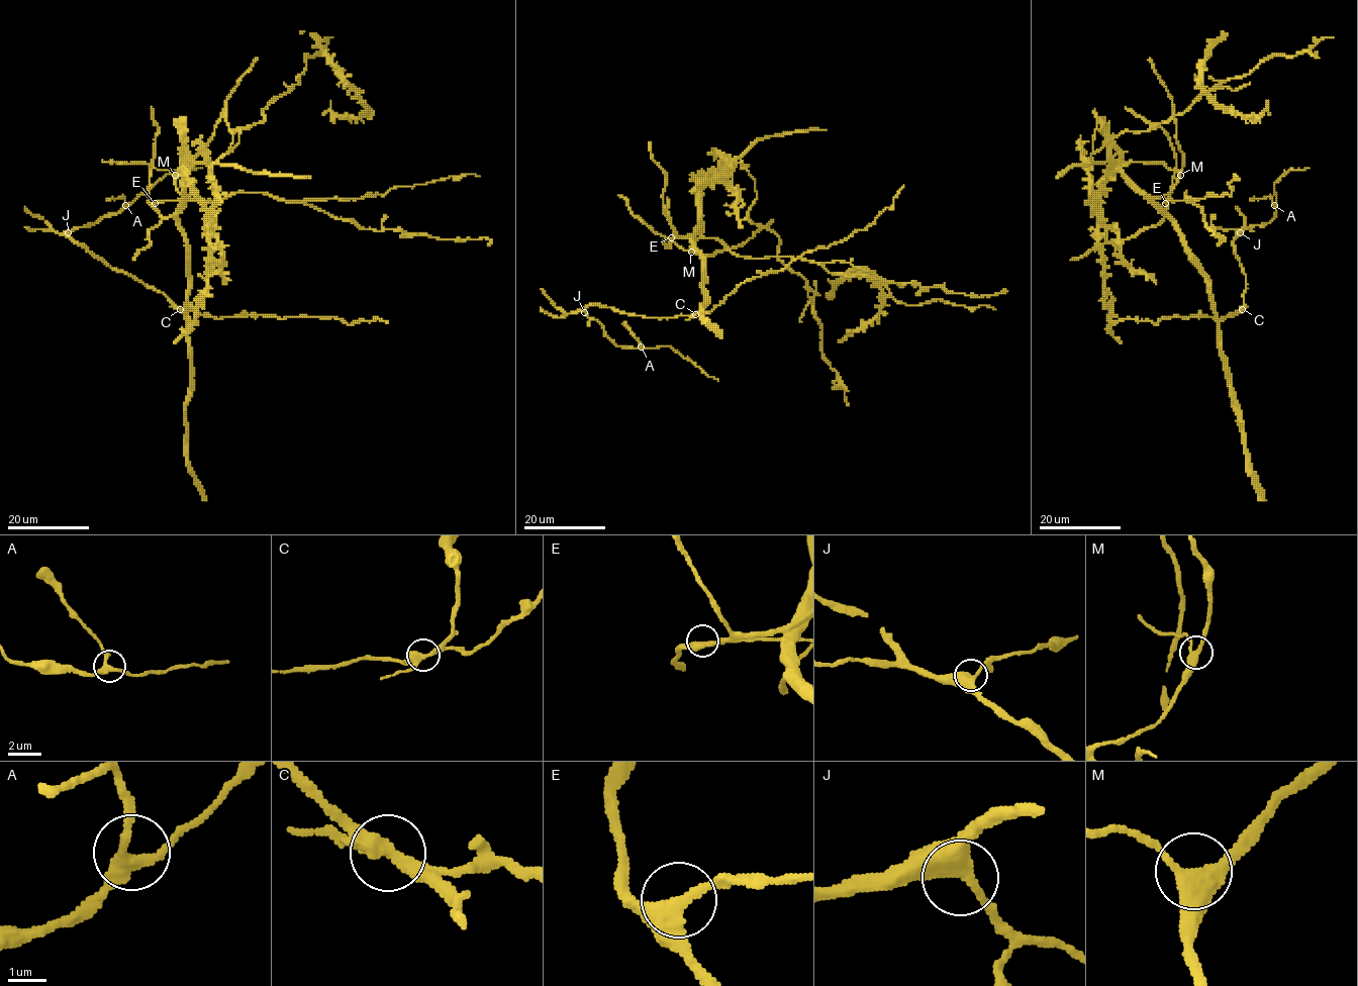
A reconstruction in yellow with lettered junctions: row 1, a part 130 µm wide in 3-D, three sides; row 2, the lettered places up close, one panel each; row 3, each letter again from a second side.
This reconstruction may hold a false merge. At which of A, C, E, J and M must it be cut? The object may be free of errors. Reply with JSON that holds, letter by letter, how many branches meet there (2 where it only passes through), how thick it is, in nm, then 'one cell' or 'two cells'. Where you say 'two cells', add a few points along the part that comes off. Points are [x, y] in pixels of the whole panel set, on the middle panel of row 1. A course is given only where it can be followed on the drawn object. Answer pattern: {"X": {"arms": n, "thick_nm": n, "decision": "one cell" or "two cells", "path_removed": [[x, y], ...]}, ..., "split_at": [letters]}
{"A": {"arms": 3, "thick_nm": 280, "decision": "one cell"}, "C": {"arms": 3, "thick_nm": 340, "decision": "two cells", "path_removed": [[695, 314], [711, 312], [742, 282], [783, 270], [807, 252], [841, 242], [865, 229], [893, 204], [904, 186]]}, "E": {"arms": 3, "thick_nm": 360, "decision": "one cell"}, "J": {"arms": 3, "thick_nm": 400, "decision": "one cell"}, "M": {"arms": 3, "thick_nm": 360, "decision": "one cell"}, "split_at": ["C"]}

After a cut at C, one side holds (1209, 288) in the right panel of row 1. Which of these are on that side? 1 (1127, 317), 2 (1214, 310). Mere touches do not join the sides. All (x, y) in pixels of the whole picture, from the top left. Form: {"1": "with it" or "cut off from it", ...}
{"1": "cut off from it", "2": "with it"}

